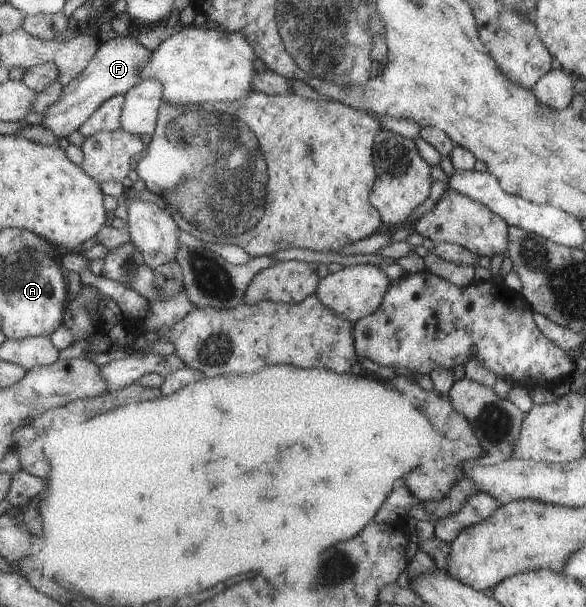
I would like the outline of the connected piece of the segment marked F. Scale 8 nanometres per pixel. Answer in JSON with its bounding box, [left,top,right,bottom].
[43,35,151,139]

